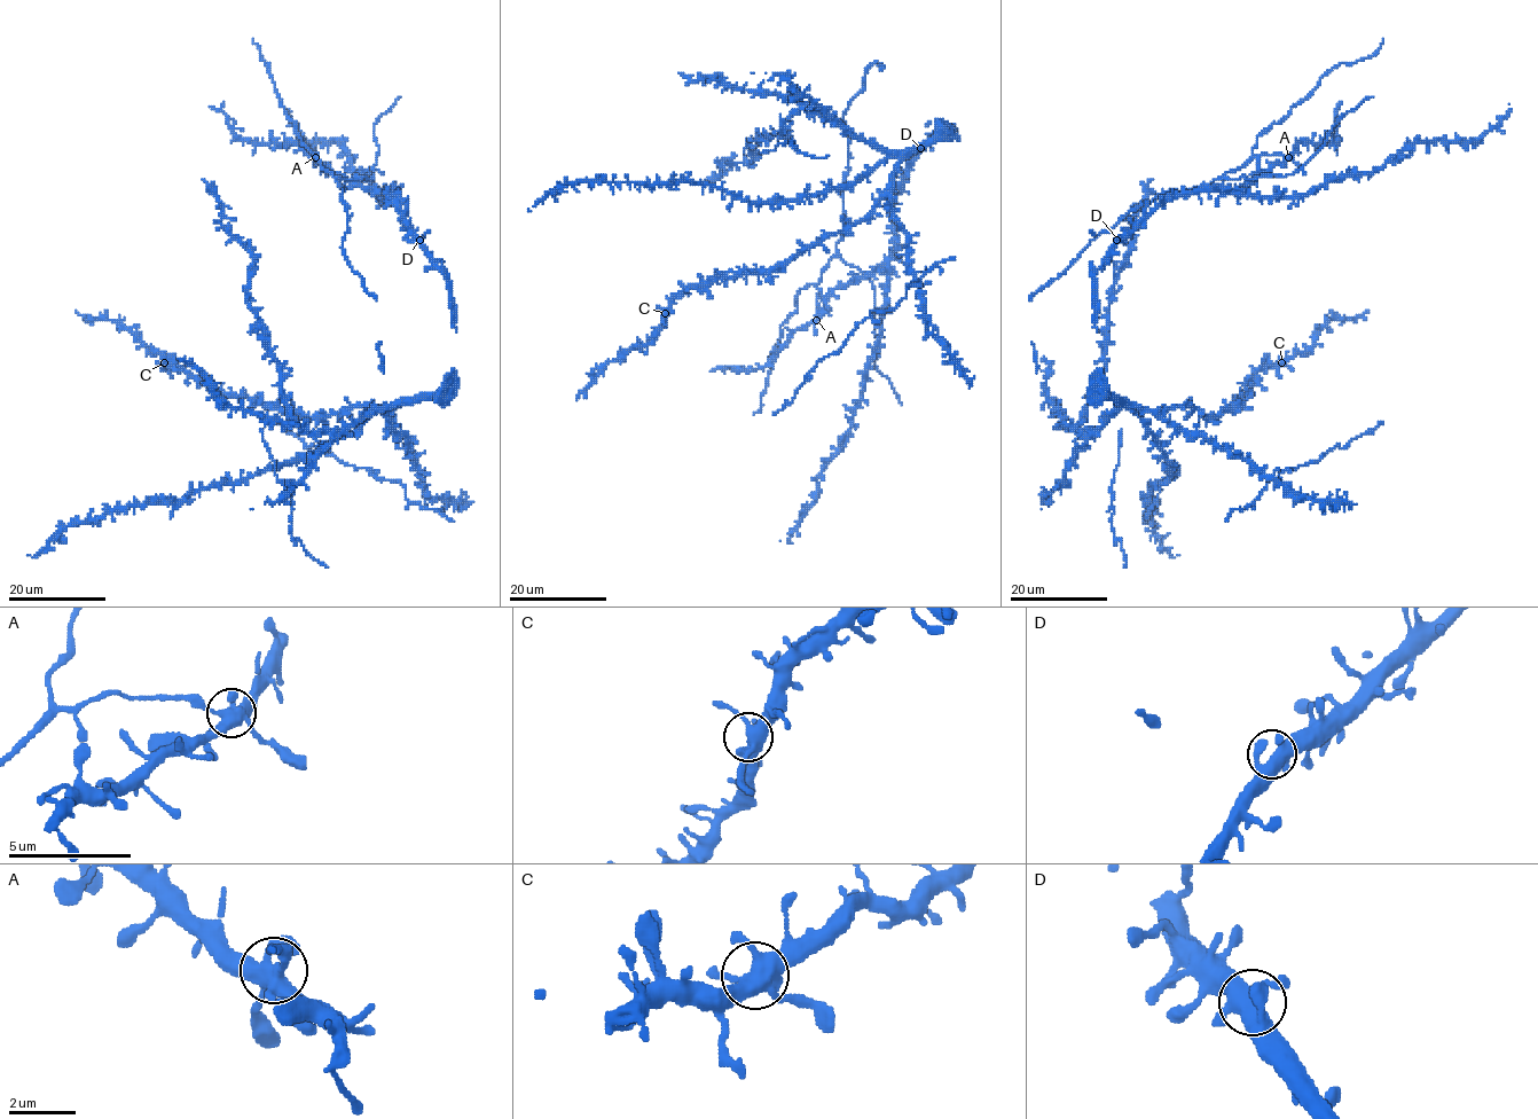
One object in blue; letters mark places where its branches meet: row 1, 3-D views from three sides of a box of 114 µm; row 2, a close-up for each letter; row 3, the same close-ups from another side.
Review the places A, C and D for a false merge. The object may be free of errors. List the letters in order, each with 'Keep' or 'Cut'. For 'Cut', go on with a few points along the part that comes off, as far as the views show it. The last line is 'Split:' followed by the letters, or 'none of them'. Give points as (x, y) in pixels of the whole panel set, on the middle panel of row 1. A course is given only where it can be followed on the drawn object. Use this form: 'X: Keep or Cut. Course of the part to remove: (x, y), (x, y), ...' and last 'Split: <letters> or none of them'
A: Keep
C: Keep
D: Keep
Split: none of them

